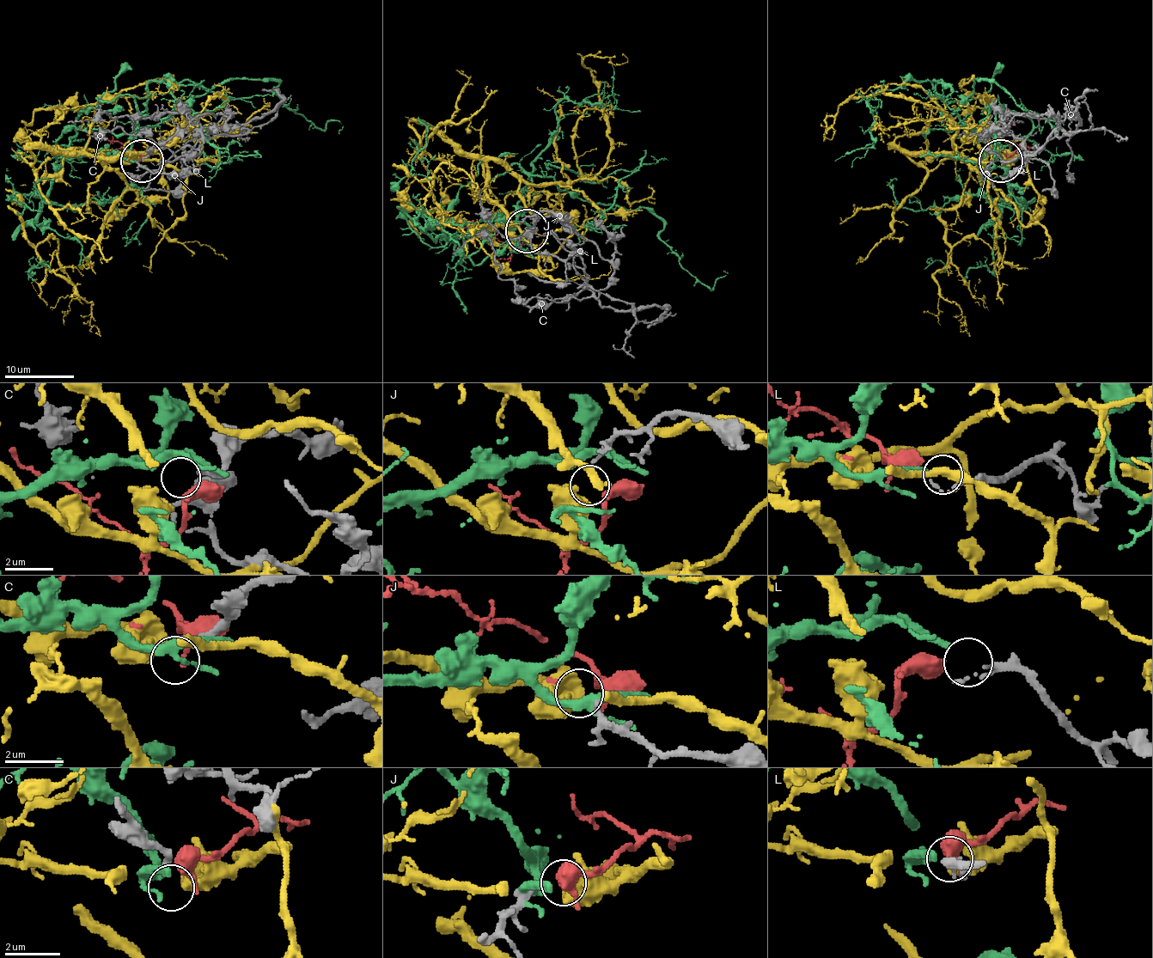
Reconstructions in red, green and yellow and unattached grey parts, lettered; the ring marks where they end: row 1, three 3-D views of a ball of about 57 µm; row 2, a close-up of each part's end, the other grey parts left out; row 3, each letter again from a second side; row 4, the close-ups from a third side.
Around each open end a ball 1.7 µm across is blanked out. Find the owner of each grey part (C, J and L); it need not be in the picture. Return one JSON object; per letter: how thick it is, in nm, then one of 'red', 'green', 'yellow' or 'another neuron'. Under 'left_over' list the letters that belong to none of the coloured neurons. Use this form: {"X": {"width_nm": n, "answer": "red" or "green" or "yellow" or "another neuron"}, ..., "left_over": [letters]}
{"C": {"width_nm": 200, "answer": "another neuron"}, "J": {"width_nm": 160, "answer": "yellow"}, "L": {"width_nm": 240, "answer": "green"}, "left_over": ["C"]}

